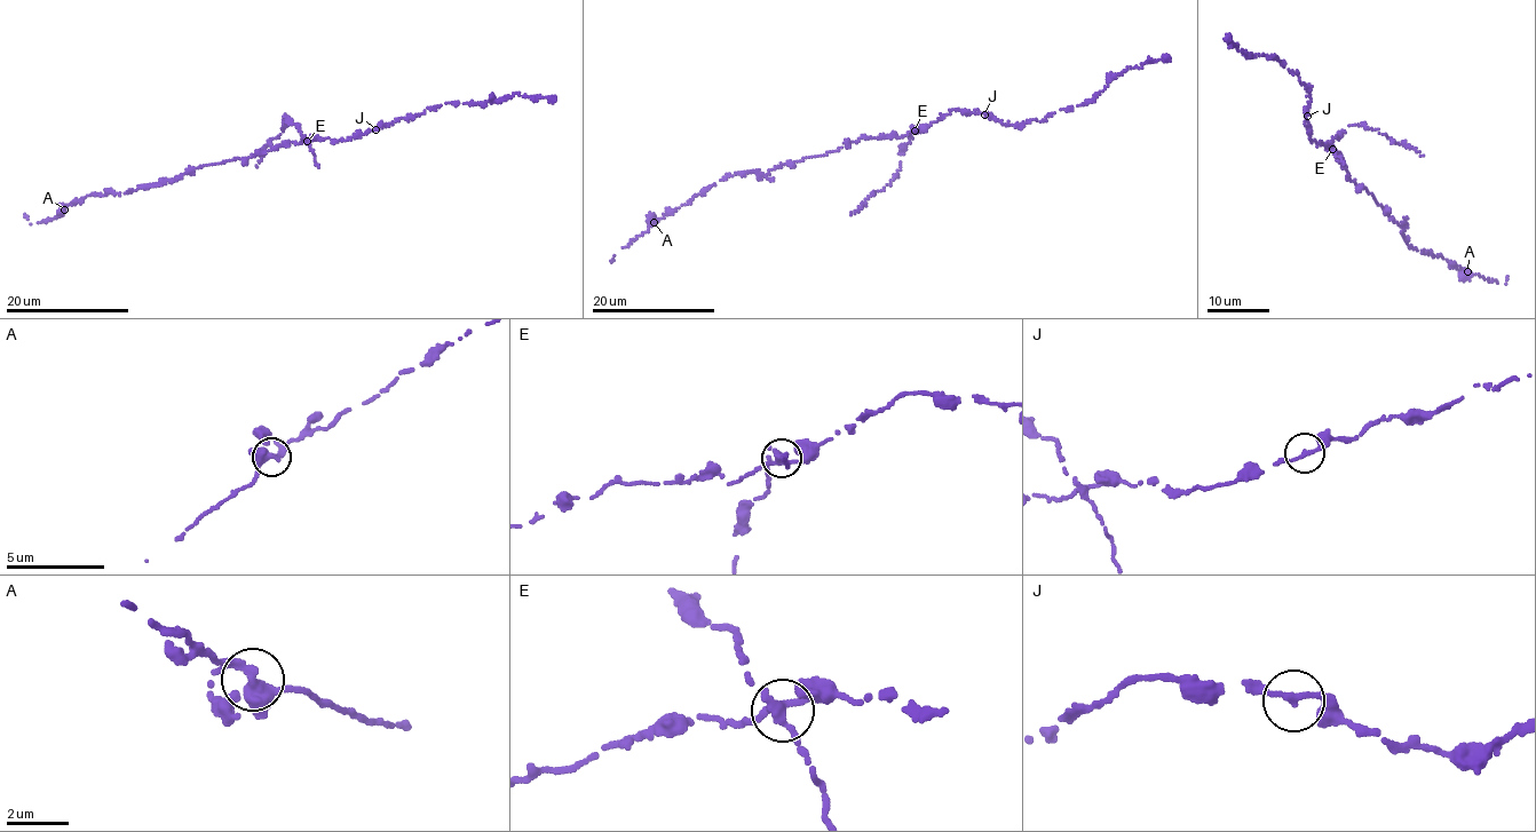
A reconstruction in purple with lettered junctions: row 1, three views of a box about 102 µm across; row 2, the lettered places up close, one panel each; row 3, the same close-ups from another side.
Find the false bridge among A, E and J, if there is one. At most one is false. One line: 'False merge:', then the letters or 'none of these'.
False merge: E

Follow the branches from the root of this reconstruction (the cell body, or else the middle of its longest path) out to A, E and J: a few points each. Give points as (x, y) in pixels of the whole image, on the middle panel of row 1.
A: (891, 135), (861, 137), (823, 156), (781, 165), (767, 173), (727, 174), (690, 203), (654, 222)
E: (891, 135), (902, 137), (915, 131)
J: (891, 135), (902, 137), (924, 129), (950, 111), (976, 110), (984, 115)

